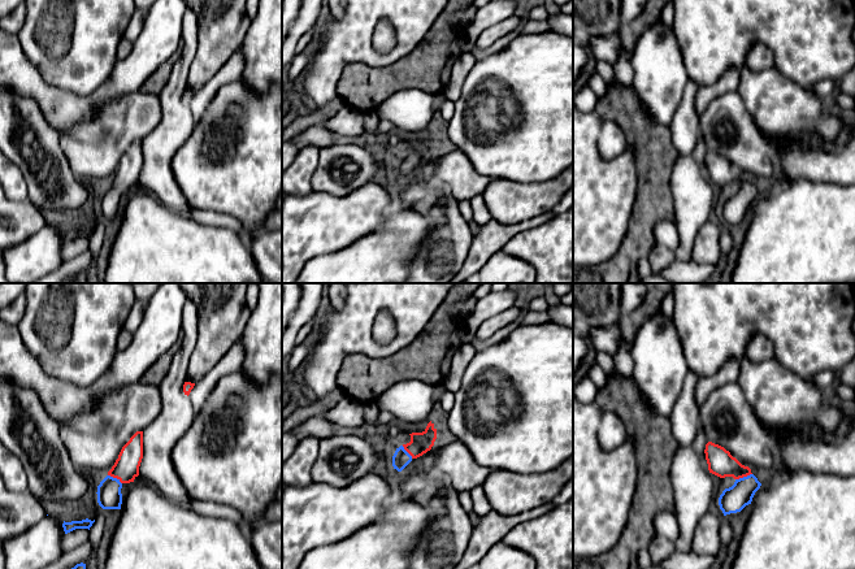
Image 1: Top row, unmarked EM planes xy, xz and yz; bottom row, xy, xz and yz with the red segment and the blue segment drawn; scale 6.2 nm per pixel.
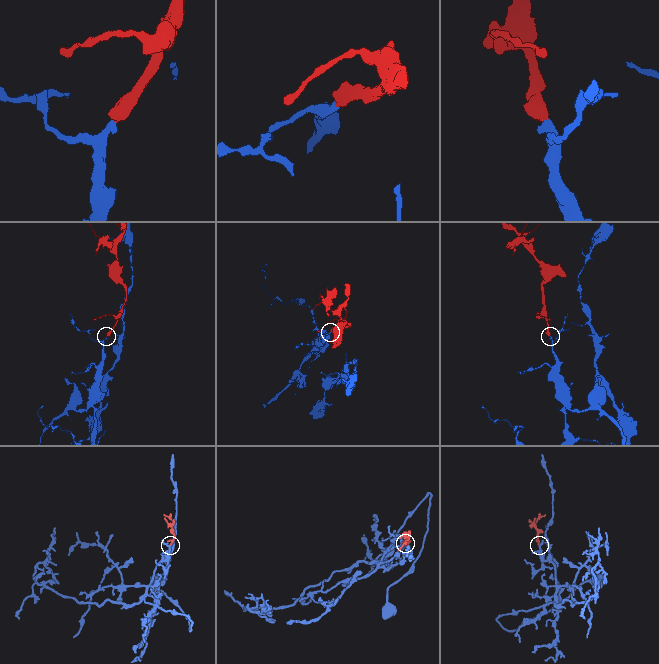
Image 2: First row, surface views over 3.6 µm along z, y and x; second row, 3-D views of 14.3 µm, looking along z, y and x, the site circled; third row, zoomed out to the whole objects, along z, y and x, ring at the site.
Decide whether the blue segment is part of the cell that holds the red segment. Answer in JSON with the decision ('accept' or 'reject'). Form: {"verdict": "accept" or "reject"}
{"verdict": "accept"}

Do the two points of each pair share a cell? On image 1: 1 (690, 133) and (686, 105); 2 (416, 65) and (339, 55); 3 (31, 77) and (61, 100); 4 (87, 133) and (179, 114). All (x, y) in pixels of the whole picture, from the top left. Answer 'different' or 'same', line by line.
1: same
2: different
3: same
4: different

